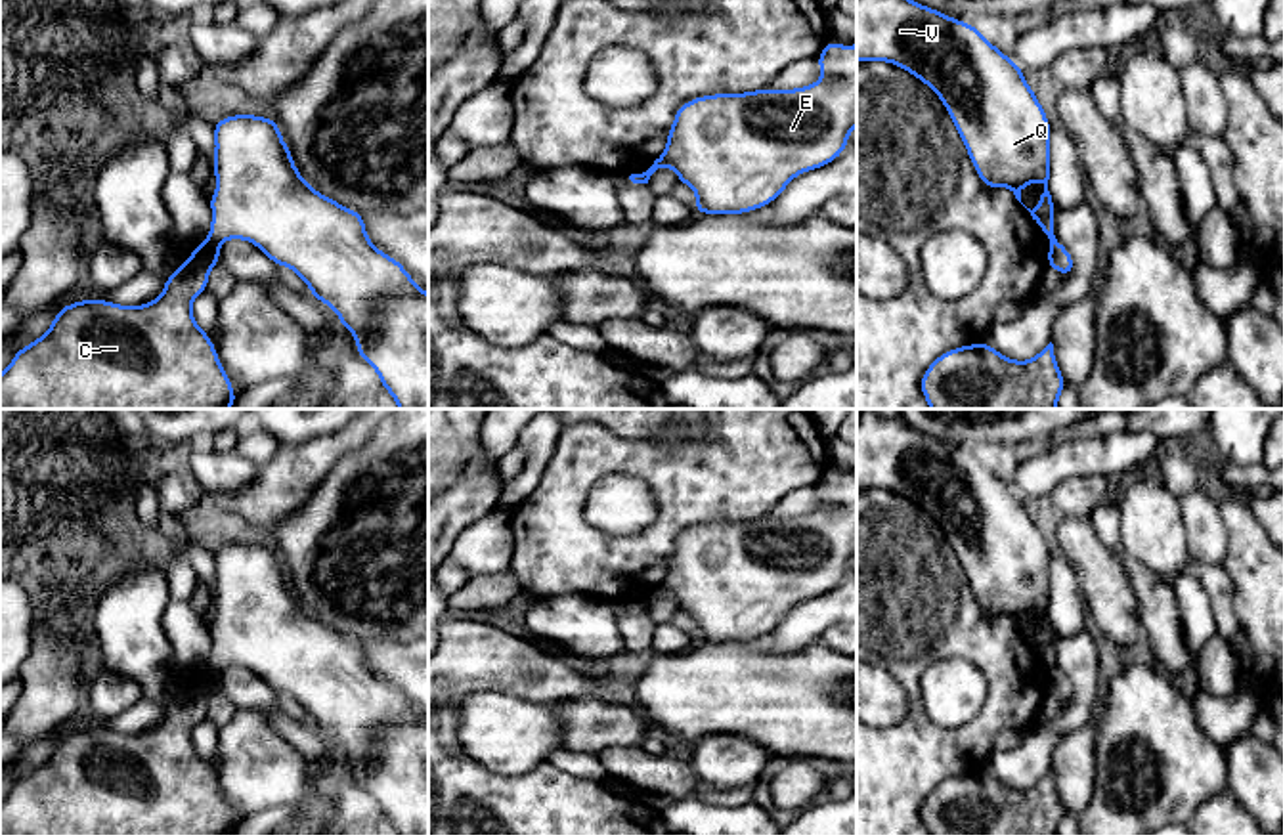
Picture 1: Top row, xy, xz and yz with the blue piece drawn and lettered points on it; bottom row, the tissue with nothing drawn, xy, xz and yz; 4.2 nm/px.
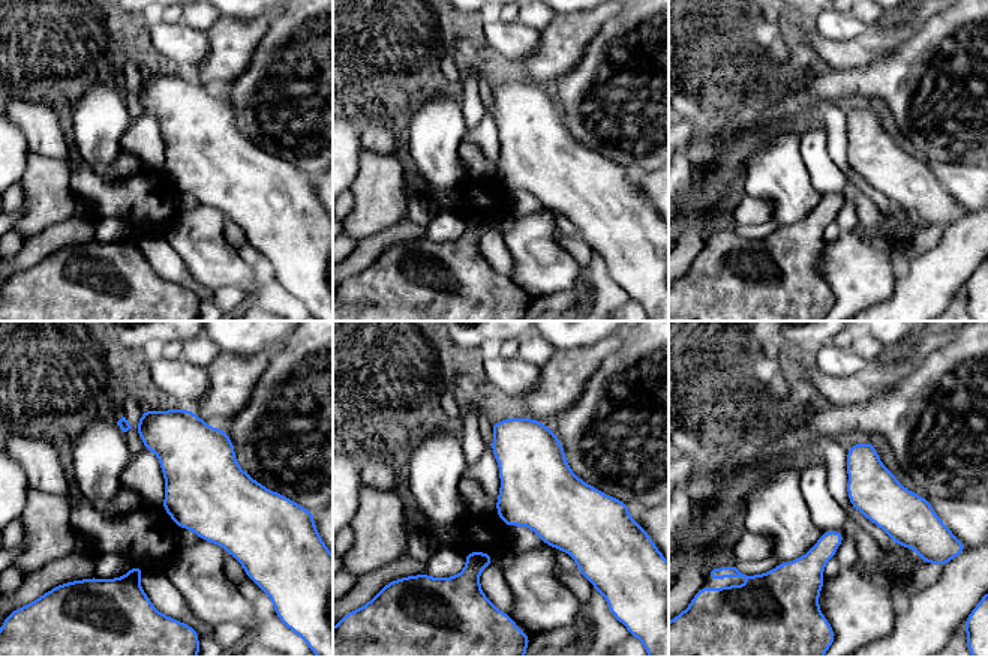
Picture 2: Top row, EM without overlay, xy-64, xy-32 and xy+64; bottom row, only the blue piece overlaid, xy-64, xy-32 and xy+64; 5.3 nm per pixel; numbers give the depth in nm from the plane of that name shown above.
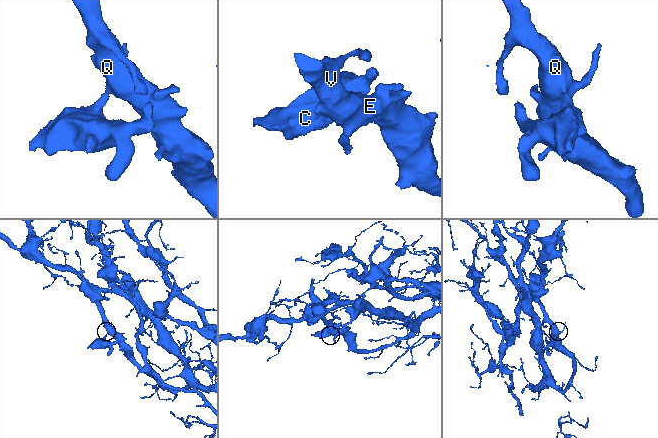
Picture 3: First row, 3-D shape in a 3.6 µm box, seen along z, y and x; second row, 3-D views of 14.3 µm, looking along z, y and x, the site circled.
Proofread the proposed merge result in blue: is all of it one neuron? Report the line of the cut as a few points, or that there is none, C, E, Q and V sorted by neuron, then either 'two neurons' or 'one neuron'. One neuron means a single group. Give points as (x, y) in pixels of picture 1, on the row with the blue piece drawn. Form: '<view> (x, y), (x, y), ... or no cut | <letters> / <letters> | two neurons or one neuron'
xy (209, 237), (218, 245) | C / E Q V | two neurons

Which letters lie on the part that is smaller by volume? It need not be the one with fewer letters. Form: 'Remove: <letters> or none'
Remove: C

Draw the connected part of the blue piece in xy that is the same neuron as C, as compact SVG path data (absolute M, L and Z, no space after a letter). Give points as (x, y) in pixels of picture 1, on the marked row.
M207 239L164 279L163 294L147 304L86 298L59 308L50 329L17 350L0 375L0 409L229 409L239 396L191 311L218 264L220 245Z

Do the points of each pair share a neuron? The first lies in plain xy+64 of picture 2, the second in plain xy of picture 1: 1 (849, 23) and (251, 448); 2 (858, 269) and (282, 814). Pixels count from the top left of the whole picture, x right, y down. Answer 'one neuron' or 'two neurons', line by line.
1: two neurons
2: two neurons

